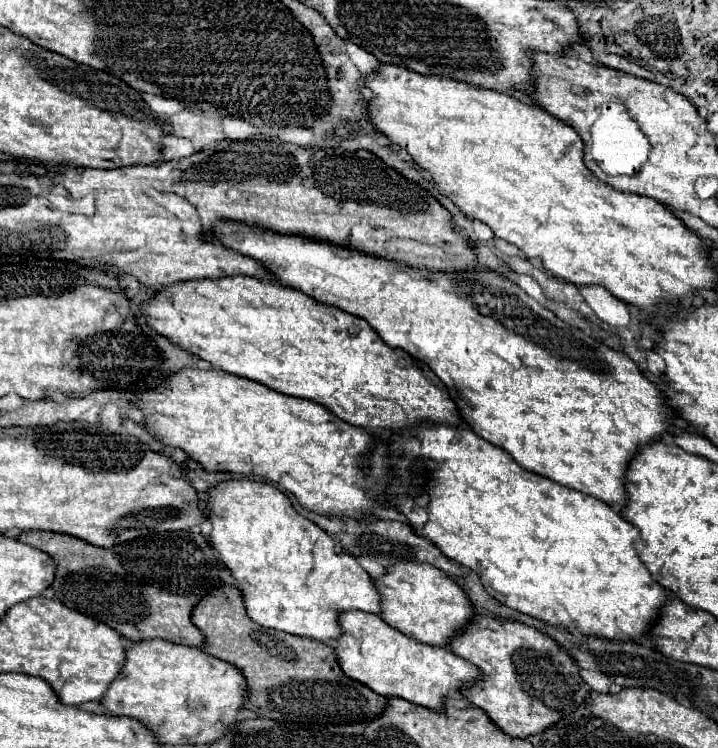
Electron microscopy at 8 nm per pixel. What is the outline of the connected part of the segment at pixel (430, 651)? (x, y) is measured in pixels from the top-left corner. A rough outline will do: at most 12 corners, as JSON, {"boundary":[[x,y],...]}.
{"boundary":[[341,614],[343,672],[443,712],[481,676],[377,614]]}

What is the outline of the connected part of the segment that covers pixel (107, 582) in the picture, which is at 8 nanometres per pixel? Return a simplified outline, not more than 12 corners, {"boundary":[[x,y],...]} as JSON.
{"boundary":[[201,532],[113,548],[19,540],[53,592],[131,642],[205,644],[191,614],[227,568]]}

